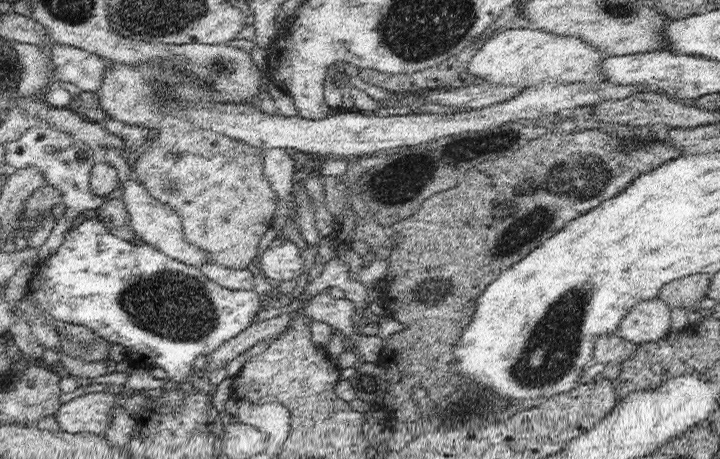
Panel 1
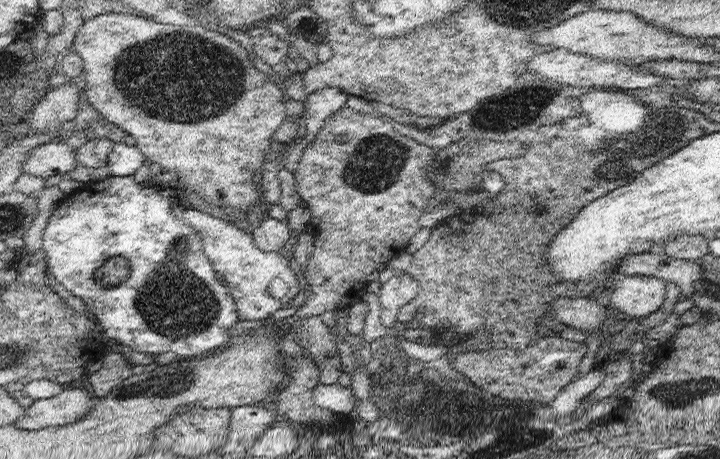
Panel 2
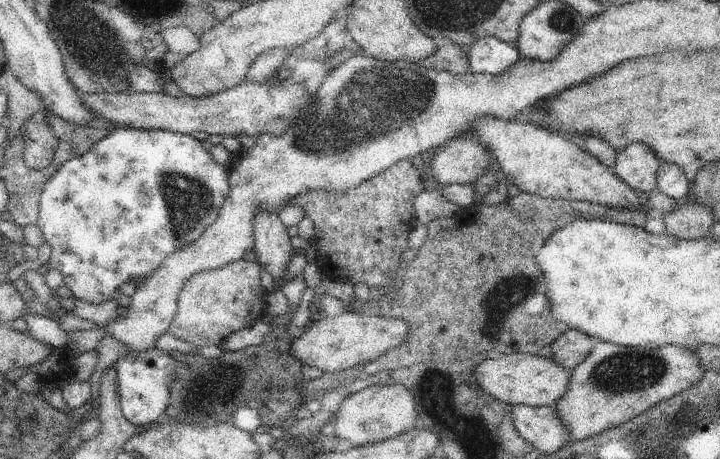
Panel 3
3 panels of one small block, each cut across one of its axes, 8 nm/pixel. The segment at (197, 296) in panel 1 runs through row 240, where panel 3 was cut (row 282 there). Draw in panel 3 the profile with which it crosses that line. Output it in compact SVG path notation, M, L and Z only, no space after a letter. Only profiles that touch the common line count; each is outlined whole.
M131 128L111 130L109 136L95 142L83 156L65 162L41 190L37 228L41 230L45 244L49 244L49 248L51 248L51 256L47 260L47 270L57 270L63 276L63 284L73 294L73 298L89 302L89 304L109 302L111 298L115 298L119 294L117 288L123 282L129 282L129 280L143 282L159 266L159 262L163 262L165 256L169 256L171 252L181 250L189 242L197 240L217 220L227 194L229 194L229 170L225 170L223 166L213 162L213 156L205 148L201 148L201 142L197 142L193 136L177 134L177 132L169 132L169 130L131 130Z

